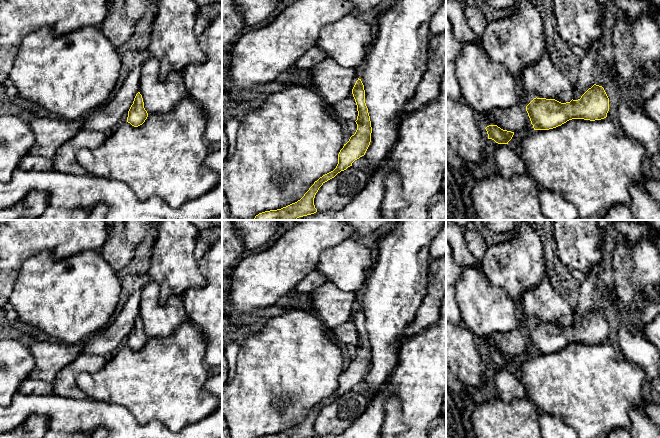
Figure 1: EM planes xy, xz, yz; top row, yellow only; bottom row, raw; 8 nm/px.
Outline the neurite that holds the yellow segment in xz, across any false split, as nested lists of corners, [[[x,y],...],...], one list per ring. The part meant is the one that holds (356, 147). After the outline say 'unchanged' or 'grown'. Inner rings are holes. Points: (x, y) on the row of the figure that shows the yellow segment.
[[[358,78],[352,94],[357,105],[358,116],[355,121],[357,130],[349,141],[344,144],[338,154],[338,164],[336,168],[320,177],[304,196],[295,203],[277,210],[270,210],[259,213],[252,220],[296,220],[299,217],[311,215],[317,212],[314,205],[314,198],[319,188],[328,180],[334,178],[341,171],[352,166],[352,163],[364,156],[371,142],[371,121],[368,108],[365,103],[365,90],[361,79]]]; unchanged

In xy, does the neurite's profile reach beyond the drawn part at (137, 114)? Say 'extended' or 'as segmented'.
as segmented

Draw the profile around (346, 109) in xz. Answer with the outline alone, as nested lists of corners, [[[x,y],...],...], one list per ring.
[[[353,94],[331,106],[332,114],[339,120],[356,121],[358,116],[357,105]]]

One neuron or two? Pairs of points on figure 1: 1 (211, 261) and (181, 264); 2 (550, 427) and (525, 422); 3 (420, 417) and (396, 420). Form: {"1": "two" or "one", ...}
{"1": "two", "2": "two", "3": "two"}

